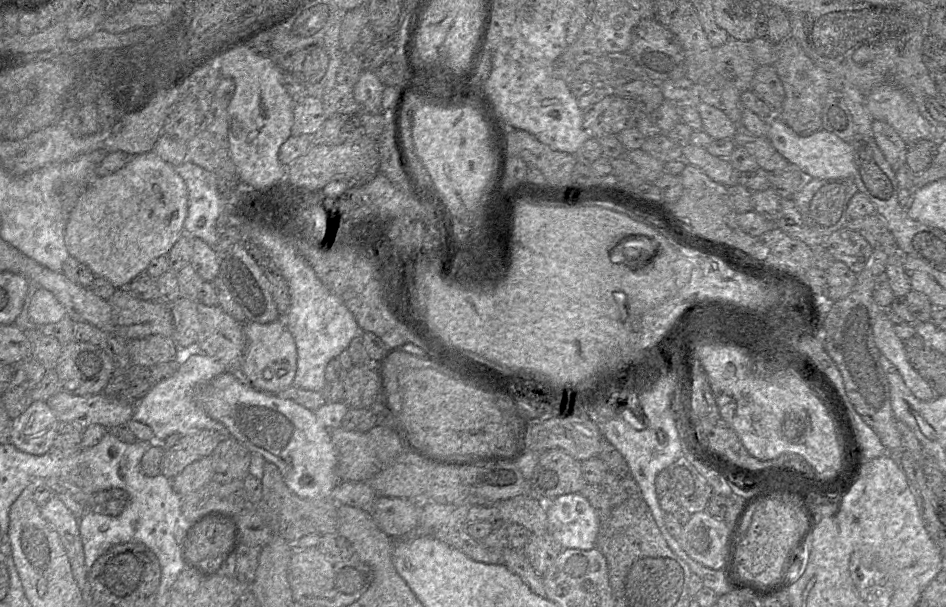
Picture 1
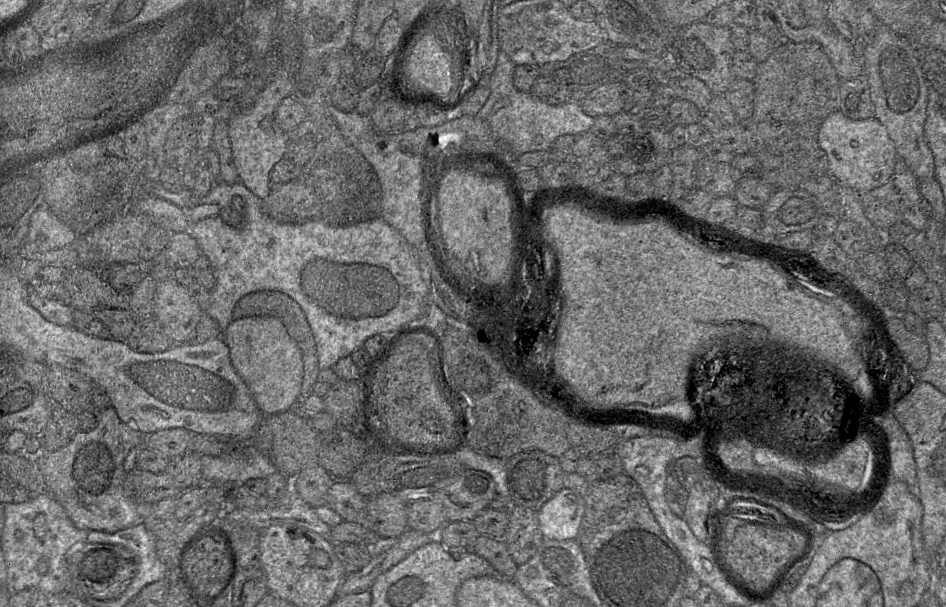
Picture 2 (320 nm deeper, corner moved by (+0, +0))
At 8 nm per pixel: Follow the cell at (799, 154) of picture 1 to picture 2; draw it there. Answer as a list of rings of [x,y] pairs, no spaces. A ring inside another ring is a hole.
[[[836,110],[822,122],[818,144],[828,158],[828,174],[841,185],[864,193],[878,188],[891,179],[897,151],[884,125],[875,117],[852,120]]]

